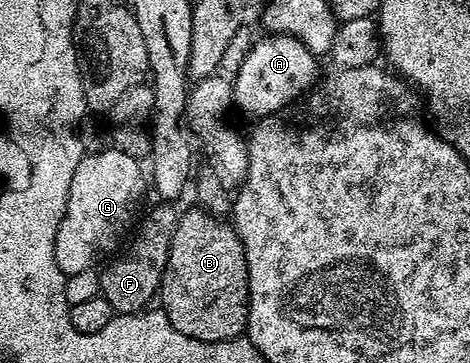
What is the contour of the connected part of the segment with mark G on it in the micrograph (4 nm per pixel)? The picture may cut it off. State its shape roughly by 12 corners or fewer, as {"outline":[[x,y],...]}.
{"outline":[[84,154],[54,237],[65,277],[132,228],[147,188],[138,158]]}

